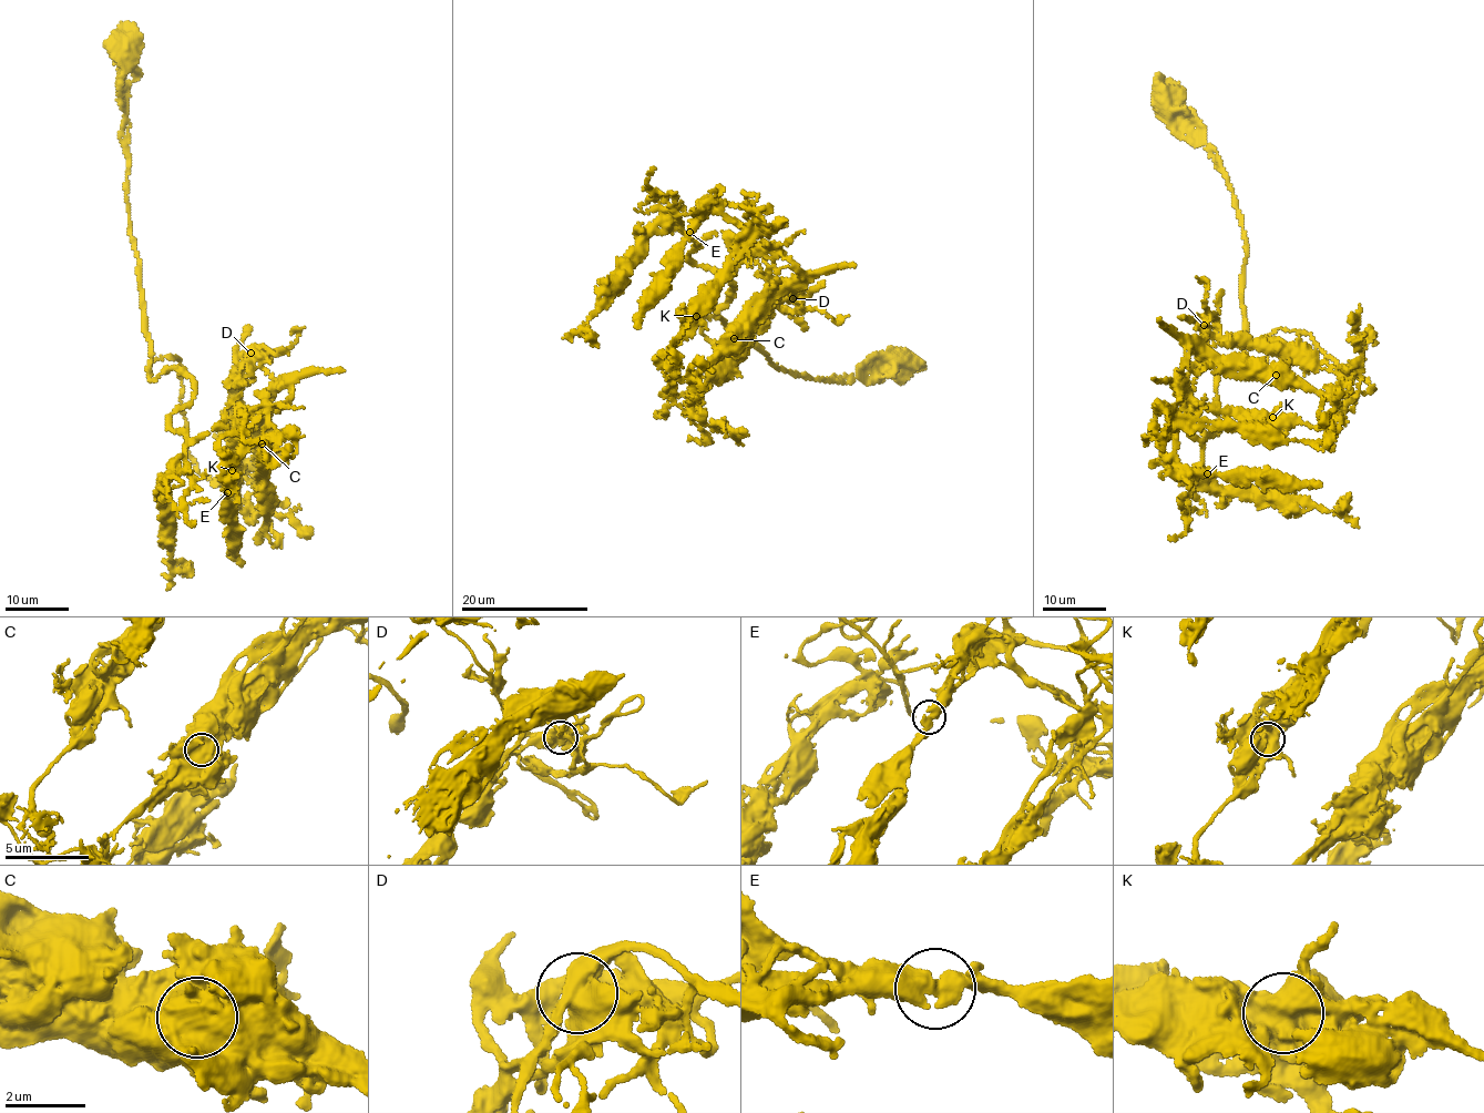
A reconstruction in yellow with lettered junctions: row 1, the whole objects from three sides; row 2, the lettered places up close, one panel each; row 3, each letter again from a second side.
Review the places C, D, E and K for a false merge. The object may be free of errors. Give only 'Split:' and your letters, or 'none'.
Split: C

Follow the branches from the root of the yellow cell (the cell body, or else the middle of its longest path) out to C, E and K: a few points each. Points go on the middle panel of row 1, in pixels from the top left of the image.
C: (900, 357), (810, 378), (710, 315), (702, 334), (727, 361), (656, 415), (672, 381), (734, 339)
E: (900, 357), (810, 378), (710, 315), (702, 334), (727, 361), (657, 416), (795, 265), (725, 213), (689, 232)
K: (900, 357), (810, 378), (710, 315), (702, 334), (727, 361), (657, 416), (795, 263), (742, 258), (696, 316)

